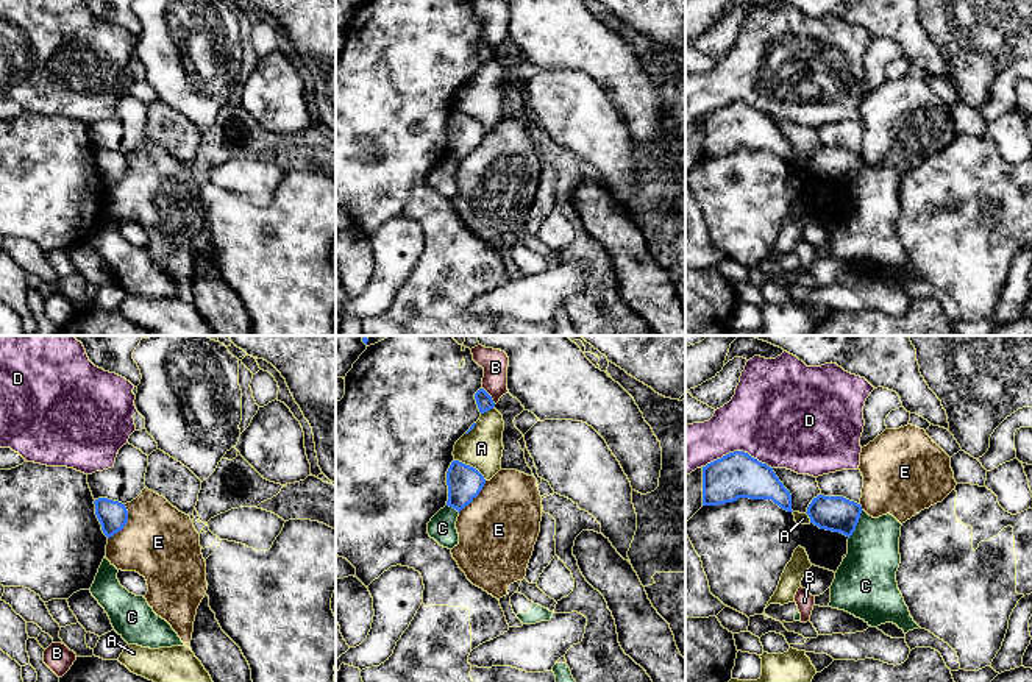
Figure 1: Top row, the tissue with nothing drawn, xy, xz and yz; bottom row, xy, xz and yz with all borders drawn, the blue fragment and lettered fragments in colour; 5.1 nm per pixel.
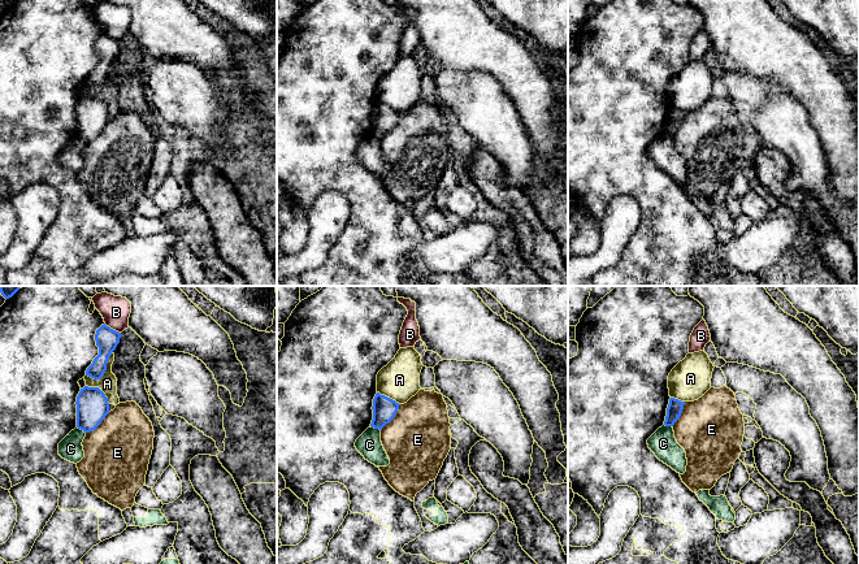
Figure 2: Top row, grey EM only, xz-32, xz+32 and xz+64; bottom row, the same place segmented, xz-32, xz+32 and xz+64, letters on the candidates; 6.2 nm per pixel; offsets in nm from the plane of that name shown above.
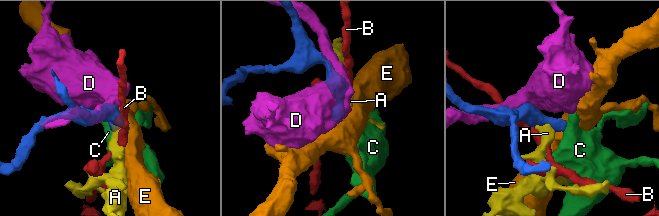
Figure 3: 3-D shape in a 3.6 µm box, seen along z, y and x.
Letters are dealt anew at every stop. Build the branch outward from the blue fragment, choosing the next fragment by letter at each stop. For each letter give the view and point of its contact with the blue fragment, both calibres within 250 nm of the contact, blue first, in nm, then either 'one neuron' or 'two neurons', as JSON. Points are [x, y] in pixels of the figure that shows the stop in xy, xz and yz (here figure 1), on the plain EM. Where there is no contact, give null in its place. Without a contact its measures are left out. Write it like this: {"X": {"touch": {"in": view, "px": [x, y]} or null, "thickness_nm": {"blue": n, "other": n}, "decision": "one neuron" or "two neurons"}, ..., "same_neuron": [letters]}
{"A": {"touch": {"in": "xz", "px": [469, 116]}, "thickness_nm": {"blue": 180, "other": 220}, "decision": "two neurons"}, "B": {"touch": {"in": "xz", "px": [489, 46]}, "thickness_nm": {"blue": 90, "other": 140}, "decision": "two neurons"}, "C": {"touch": {"in": "yz", "px": [856, 175]}, "thickness_nm": {"blue": 190, "other": 280}, "decision": "two neurons"}, "D": {"touch": {"in": "yz", "px": [737, 102]}, "thickness_nm": {"blue": 240, "other": 440}, "decision": "two neurons"}, "E": {"touch": {"in": "xy", "px": [125, 174]}, "thickness_nm": {"blue": 160, "other": 380}, "decision": "two neurons"}, "same_neuron": []}

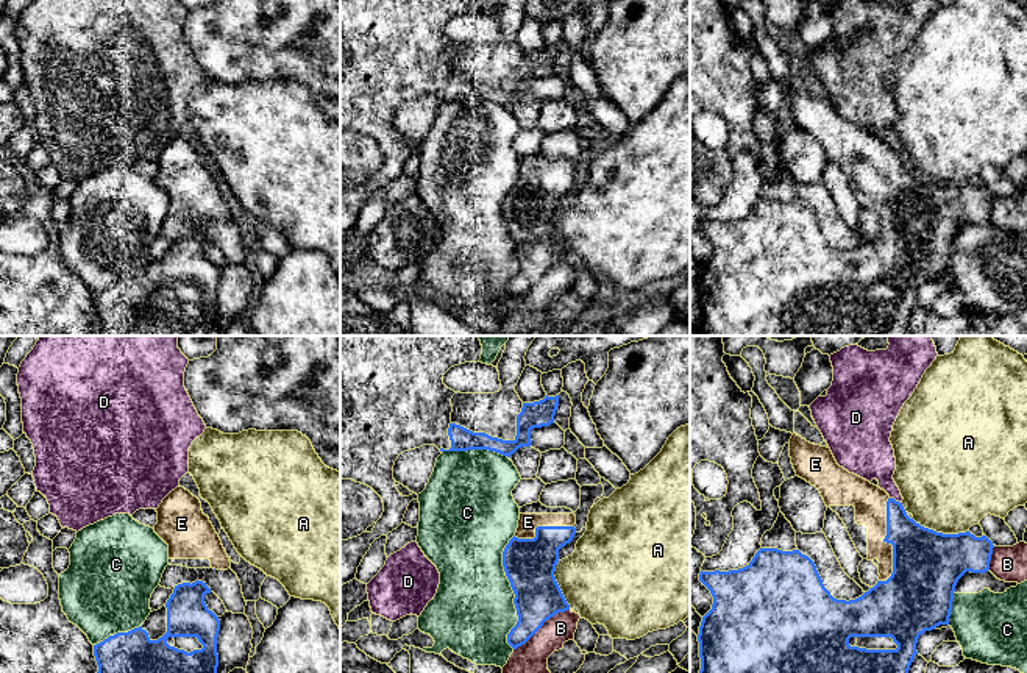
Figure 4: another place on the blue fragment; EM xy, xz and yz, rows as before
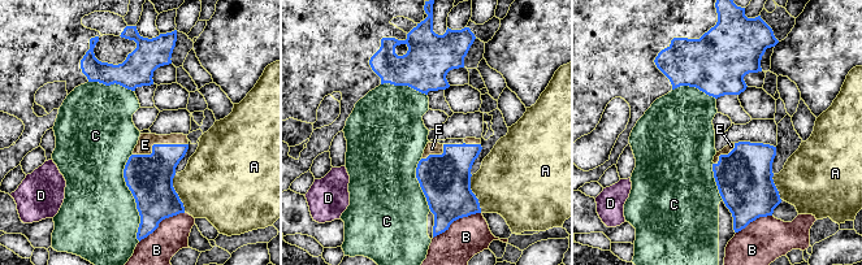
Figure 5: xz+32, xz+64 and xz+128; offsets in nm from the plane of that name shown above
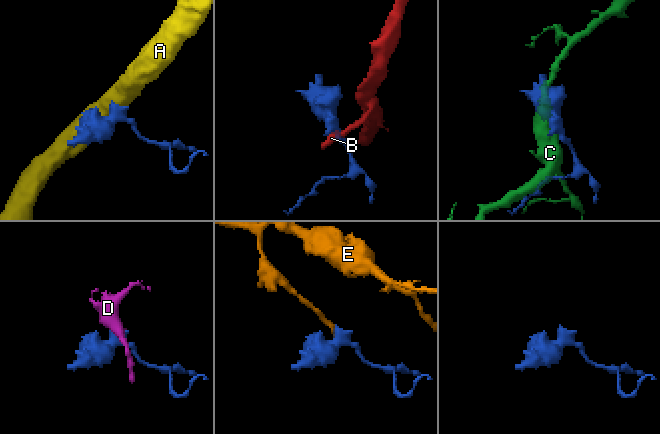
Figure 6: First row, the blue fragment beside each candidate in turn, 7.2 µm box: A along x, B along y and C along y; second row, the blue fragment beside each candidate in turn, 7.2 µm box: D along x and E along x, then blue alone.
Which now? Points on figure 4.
{"A": {"touch": {"in": "yz", "px": [940, 183]}, "thickness_nm": {"blue": 360, "other": 480}, "decision": "two neurons"}, "B": {"touch": {"in": "xz", "px": [540, 277]}, "thickness_nm": {"blue": 240, "other": 220}, "decision": "two neurons"}, "C": {"touch": {"in": "xz", "px": [514, 242]}, "thickness_nm": {"blue": 260, "other": 420}, "decision": "two neurons"}, "D": {"touch": {"in": "yz", "px": [895, 150]}, "thickness_nm": {"blue": 200, "other": 220}, "decision": "two neurons"}, "E": {"touch": {"in": "yz", "px": [887, 192]}, "thickness_nm": {"blue": 360, "other": 170}, "decision": "one neuron"}, "same_neuron": ["E"]}

